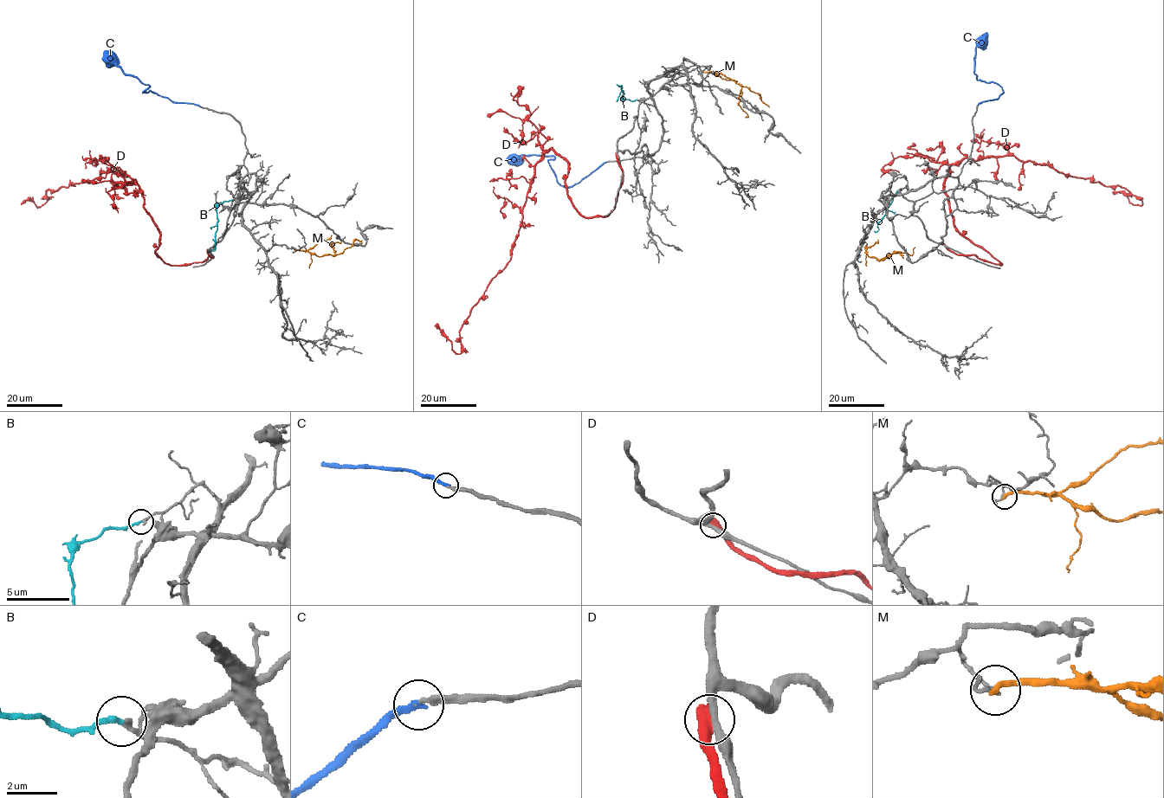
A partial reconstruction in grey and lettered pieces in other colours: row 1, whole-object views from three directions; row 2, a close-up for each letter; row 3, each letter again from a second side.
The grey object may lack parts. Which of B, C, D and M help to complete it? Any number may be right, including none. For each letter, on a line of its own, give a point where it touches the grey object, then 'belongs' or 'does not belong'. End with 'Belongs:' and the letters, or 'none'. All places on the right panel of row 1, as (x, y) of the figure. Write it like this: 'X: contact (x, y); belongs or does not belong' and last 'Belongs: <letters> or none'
B: contact (900, 189); belongs
C: contact (977, 106); belongs
D: contact (943, 244); does not belong
M: contact (866, 246); does not belong
Belongs: B, C

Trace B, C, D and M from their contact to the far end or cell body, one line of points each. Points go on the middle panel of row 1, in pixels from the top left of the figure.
B: (637, 100), (630, 101), (622, 97), (622, 86), (617, 84)
C: (606, 162), (579, 182), (564, 187), (557, 181), (548, 161), (554, 158), (552, 156), (522, 154), (508, 164)
D: (617, 154), (613, 209), (584, 217), (568, 163), (545, 151), (460, 353), (435, 325)
M: (701, 73), (721, 74), (740, 86), (739, 105), (748, 117), (745, 118)

